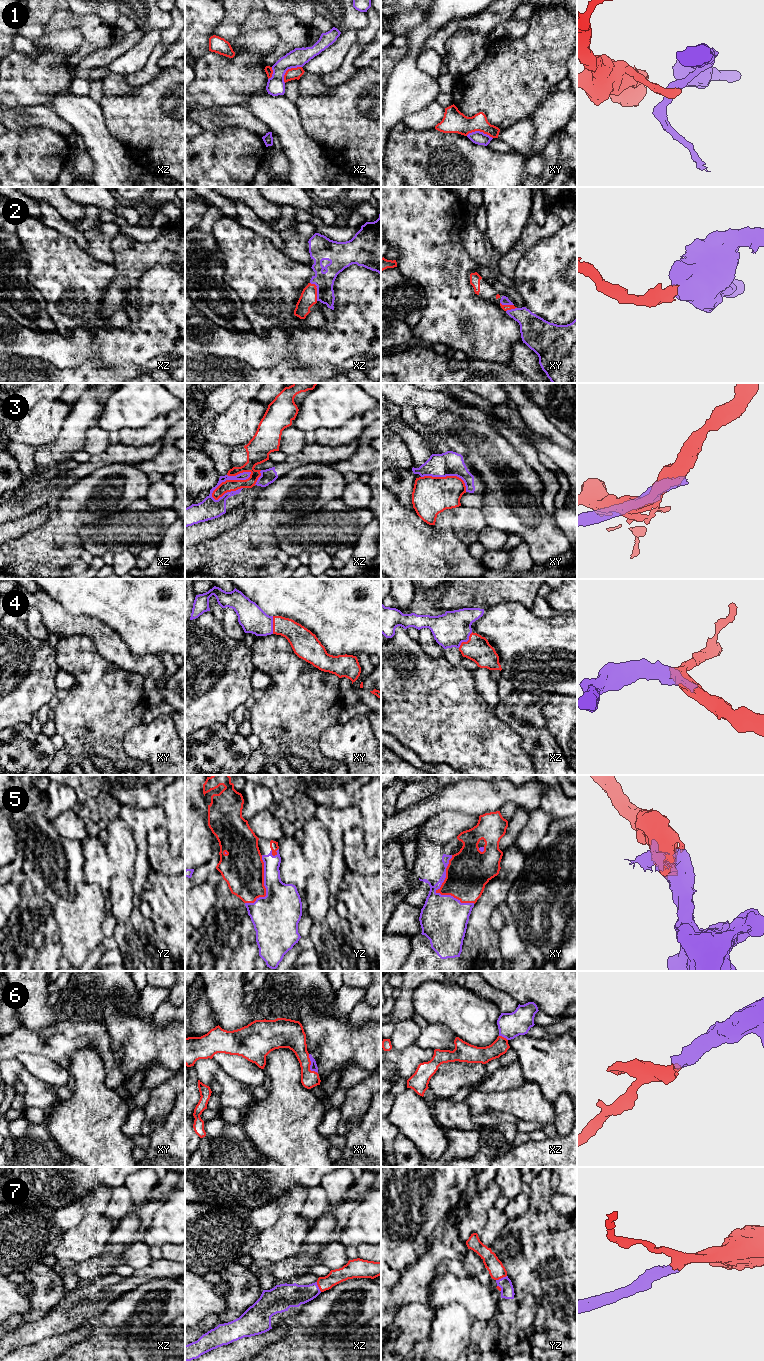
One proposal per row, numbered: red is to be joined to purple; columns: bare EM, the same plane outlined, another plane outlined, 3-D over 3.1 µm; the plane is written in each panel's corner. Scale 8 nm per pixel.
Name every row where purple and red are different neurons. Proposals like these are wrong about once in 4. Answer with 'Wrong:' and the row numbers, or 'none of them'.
Wrong: 1, 3

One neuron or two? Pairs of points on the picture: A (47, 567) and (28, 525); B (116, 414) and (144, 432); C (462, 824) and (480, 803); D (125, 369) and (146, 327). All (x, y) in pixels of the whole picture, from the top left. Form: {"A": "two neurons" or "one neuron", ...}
{"A": "two neurons", "B": "two neurons", "C": "two neurons", "D": "two neurons"}

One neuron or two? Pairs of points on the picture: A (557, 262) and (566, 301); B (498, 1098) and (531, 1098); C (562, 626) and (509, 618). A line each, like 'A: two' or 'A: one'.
A: one
B: one
C: one

